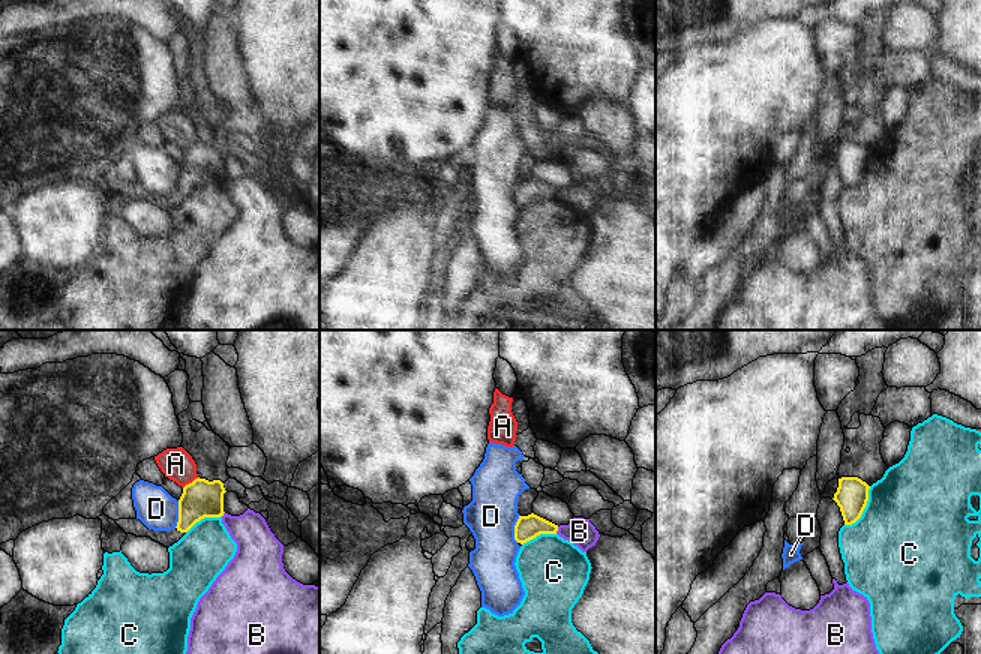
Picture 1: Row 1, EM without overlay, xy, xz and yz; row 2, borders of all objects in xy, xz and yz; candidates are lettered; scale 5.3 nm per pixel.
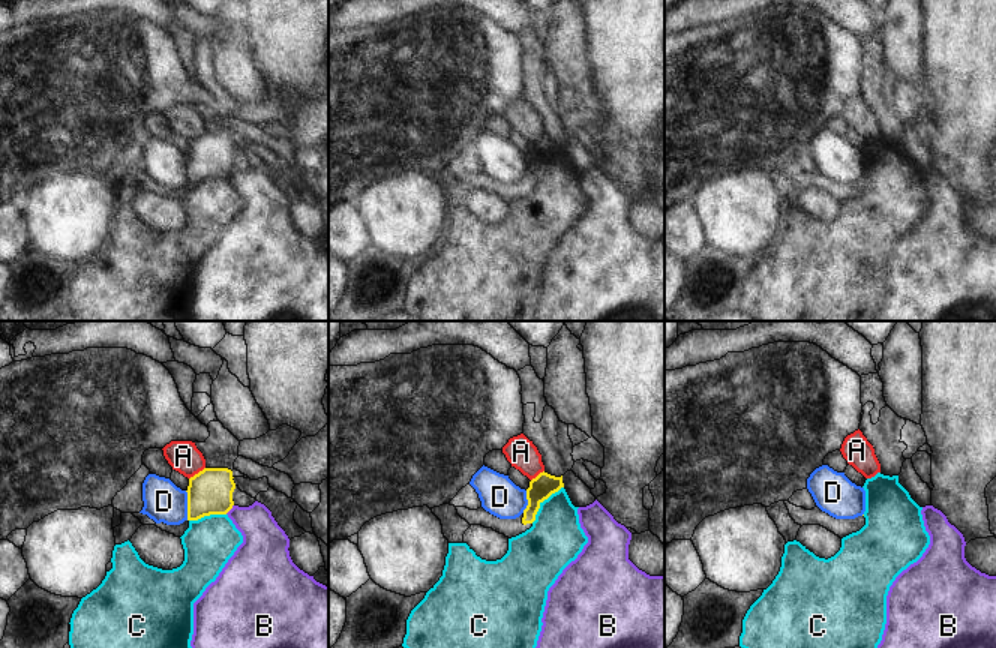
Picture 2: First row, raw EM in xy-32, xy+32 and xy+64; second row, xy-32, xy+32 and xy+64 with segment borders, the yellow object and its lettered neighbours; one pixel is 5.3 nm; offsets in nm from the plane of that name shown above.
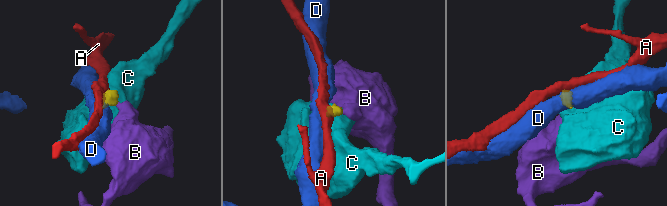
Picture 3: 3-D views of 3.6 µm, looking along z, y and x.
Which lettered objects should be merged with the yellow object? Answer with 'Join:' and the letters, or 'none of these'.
Join: none of these

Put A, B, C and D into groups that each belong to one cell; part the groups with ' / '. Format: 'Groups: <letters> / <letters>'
Groups: A / B / C / D.

